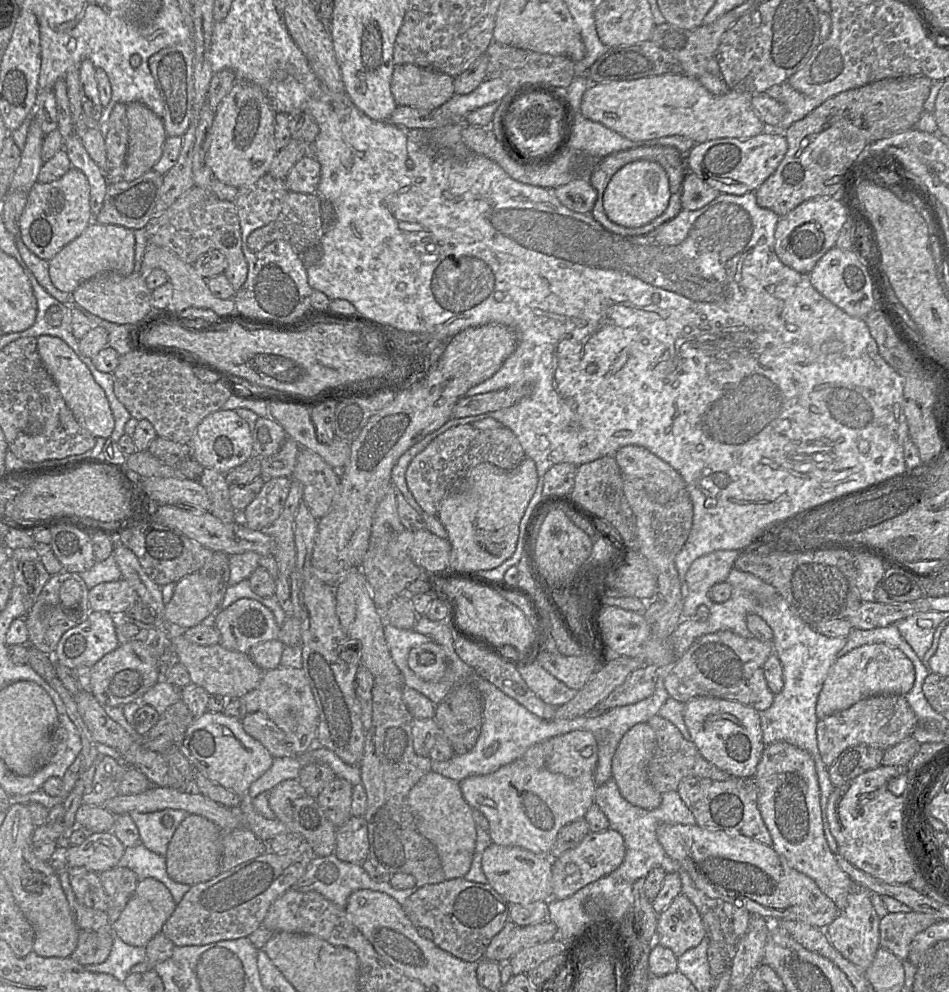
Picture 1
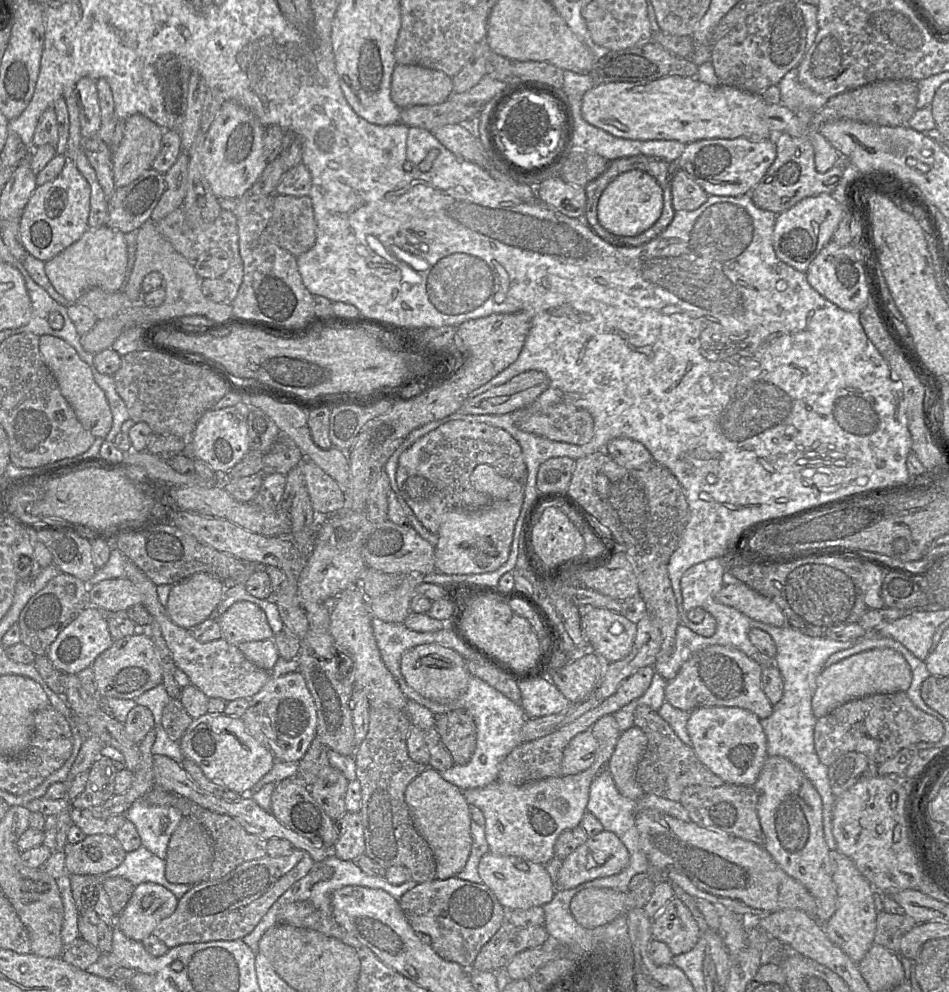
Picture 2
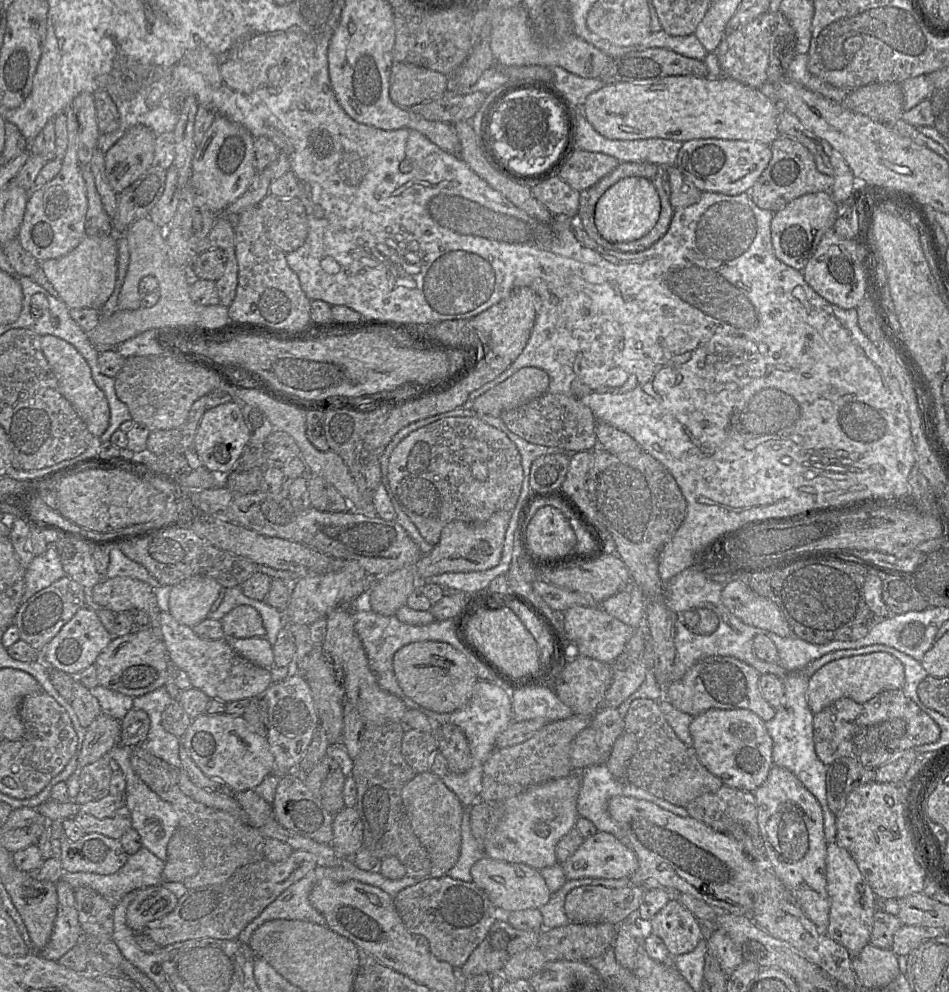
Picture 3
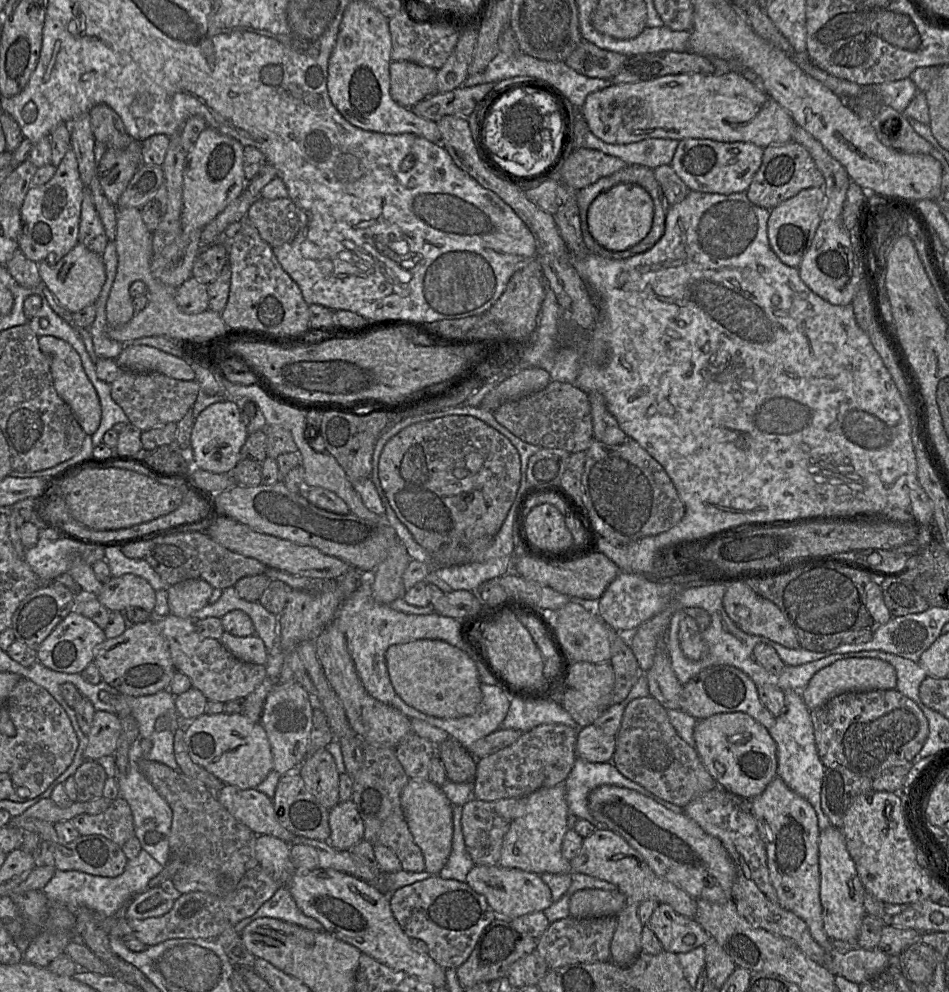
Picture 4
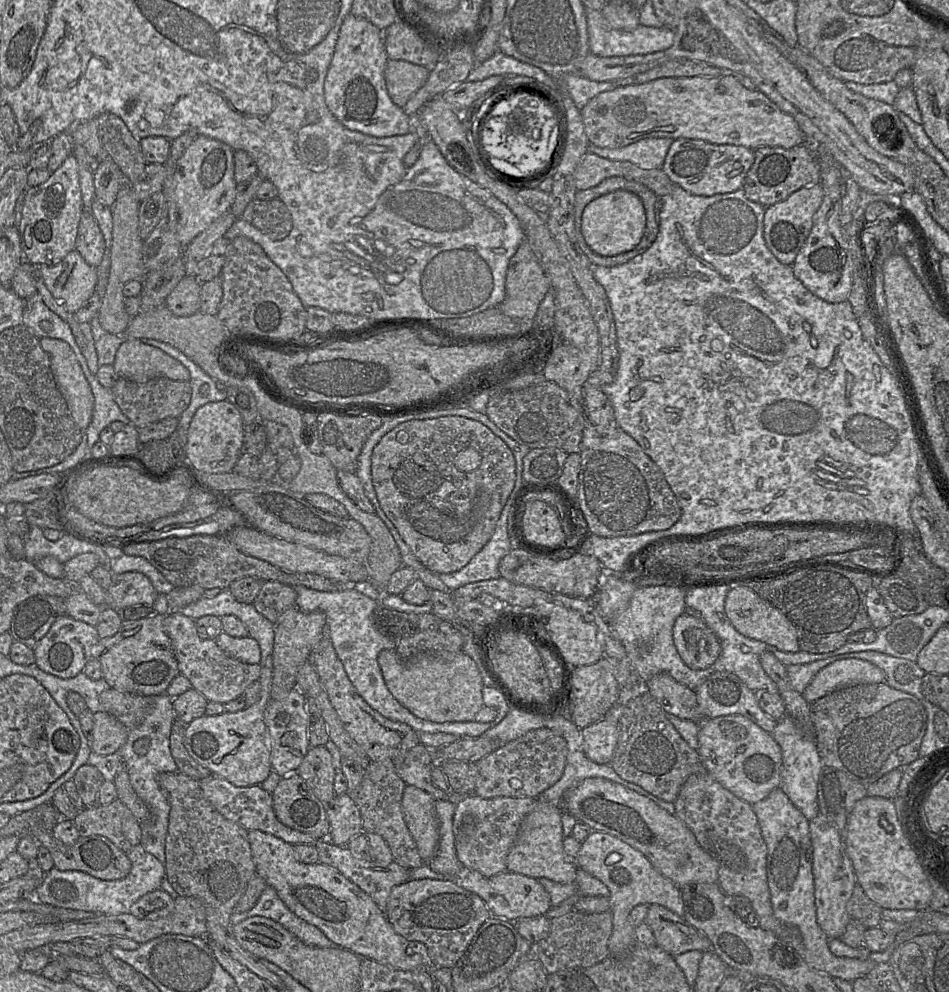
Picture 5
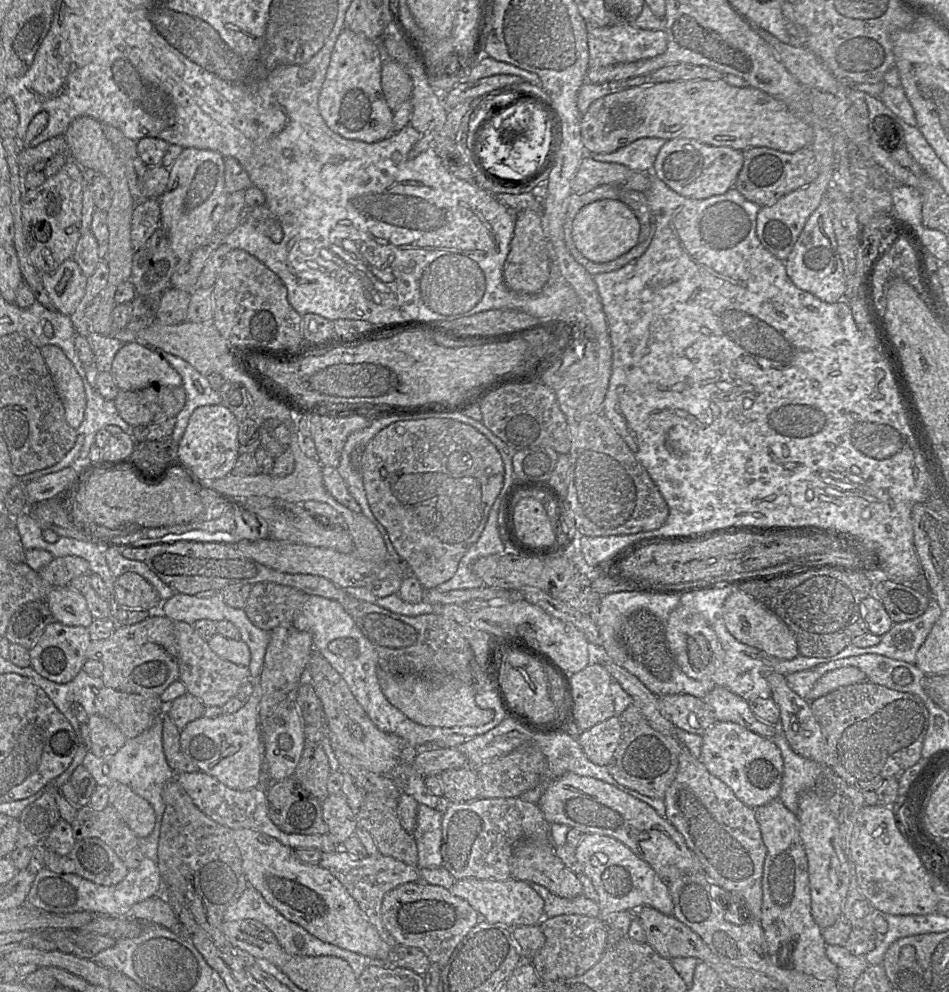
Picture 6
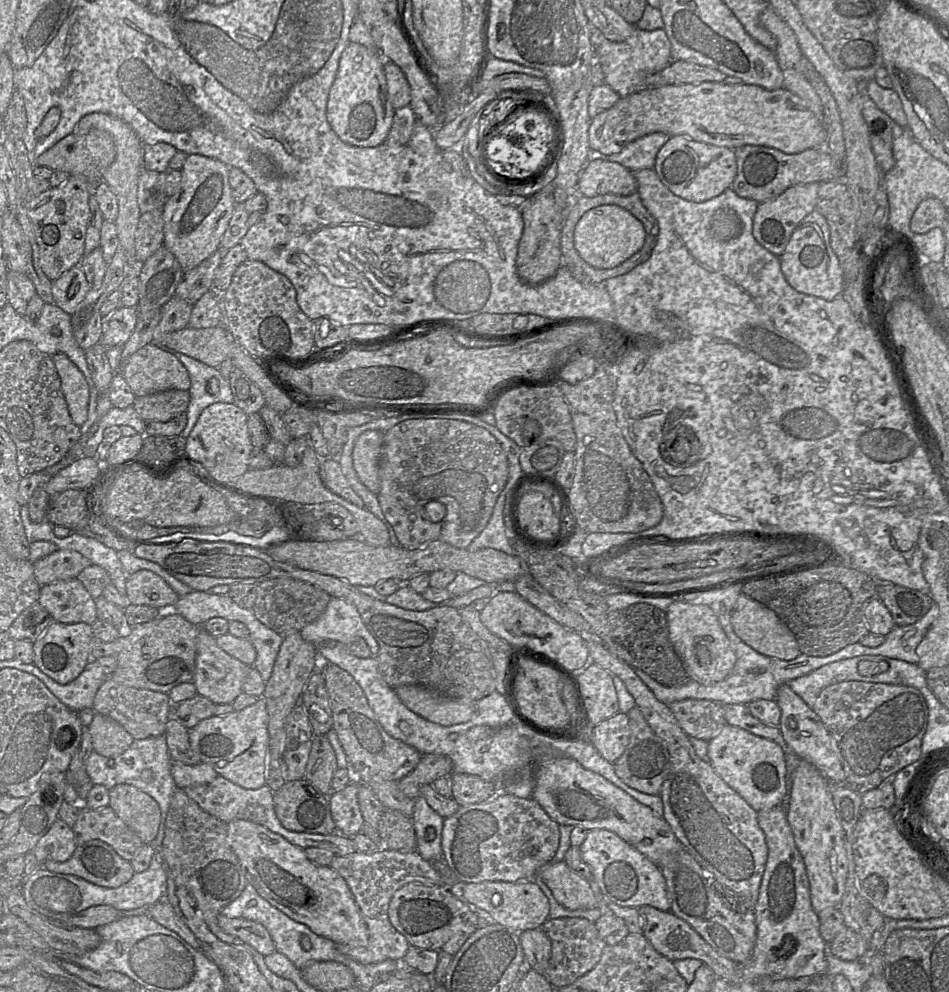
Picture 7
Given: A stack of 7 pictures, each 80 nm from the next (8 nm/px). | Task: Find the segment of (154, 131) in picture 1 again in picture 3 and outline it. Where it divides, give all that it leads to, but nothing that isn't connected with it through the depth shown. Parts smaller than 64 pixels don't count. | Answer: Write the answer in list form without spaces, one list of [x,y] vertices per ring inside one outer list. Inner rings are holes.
[[[135,125],[104,153],[105,174],[116,194],[151,167],[155,138],[150,128]]]

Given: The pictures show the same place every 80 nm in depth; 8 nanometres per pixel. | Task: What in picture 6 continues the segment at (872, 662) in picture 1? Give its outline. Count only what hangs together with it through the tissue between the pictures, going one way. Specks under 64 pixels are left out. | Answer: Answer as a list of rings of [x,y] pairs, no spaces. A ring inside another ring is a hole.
[[[857,667],[835,669],[821,676],[808,694],[808,700],[815,700],[838,688],[866,681],[866,674]]]

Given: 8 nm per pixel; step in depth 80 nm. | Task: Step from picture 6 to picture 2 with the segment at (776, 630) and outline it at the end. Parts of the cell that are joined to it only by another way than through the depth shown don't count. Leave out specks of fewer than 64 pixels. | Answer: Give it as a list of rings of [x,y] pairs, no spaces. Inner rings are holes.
[[[743,582],[723,585],[716,594],[715,600],[735,608],[753,620],[776,627],[788,625],[783,612],[775,602]]]

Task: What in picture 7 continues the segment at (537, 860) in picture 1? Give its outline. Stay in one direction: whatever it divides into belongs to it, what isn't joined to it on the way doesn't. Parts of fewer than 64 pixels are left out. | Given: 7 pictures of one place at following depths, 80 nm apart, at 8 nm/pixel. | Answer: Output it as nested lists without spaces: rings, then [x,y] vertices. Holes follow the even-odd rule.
[[[532,879],[519,882],[464,883],[455,881],[448,888],[458,899],[464,900],[471,907],[484,911],[491,922],[517,933],[529,929],[538,929],[548,919],[548,901]]]

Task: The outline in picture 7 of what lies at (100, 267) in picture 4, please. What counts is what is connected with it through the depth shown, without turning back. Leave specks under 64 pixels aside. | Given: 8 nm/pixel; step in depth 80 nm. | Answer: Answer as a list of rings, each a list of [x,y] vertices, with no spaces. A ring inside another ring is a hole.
[[[74,266],[52,281],[54,303],[72,315],[90,286],[80,266]]]

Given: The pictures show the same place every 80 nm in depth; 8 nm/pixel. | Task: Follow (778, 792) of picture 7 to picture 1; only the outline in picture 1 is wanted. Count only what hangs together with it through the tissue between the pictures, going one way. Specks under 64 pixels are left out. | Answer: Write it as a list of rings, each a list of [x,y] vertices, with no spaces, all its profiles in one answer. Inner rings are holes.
[[[695,697],[684,705],[684,722],[701,755],[731,777],[754,777],[765,744],[759,712],[736,701]]]

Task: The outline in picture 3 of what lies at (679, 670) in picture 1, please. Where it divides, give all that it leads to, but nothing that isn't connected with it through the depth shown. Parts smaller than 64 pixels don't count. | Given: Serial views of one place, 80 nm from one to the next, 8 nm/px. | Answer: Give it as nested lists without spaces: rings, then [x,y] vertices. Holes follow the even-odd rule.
[[[707,656],[692,667],[684,676],[670,682],[666,689],[666,700],[677,710],[691,716],[708,709],[747,709],[767,722],[775,715],[775,709],[763,698],[759,686],[760,674],[752,666],[729,656]]]

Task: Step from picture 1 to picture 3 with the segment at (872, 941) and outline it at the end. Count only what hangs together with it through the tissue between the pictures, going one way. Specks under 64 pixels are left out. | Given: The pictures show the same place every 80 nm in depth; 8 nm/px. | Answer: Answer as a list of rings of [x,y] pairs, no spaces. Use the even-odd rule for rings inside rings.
[[[836,842],[827,844],[826,889],[830,909],[826,934],[842,944],[851,956],[860,953],[870,939],[877,897],[862,876],[850,853]]]

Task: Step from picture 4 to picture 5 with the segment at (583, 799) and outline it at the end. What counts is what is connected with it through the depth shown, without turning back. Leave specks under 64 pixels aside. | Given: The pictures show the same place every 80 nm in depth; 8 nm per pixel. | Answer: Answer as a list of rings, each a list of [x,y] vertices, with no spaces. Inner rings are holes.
[[[572,724],[570,728],[555,729],[567,743],[566,764],[561,778],[538,797],[538,801],[558,804],[563,808],[563,799],[567,791],[587,778],[604,778],[618,783],[652,800],[659,807],[674,815],[674,804],[650,794],[642,787],[623,780],[610,764],[597,764],[585,754],[581,729]]]

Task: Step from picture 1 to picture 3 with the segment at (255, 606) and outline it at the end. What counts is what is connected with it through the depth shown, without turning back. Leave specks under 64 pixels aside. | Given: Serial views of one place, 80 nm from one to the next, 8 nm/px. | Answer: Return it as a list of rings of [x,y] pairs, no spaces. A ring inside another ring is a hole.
[[[239,605],[220,620],[225,638],[265,637],[266,630],[259,612],[249,605]]]

